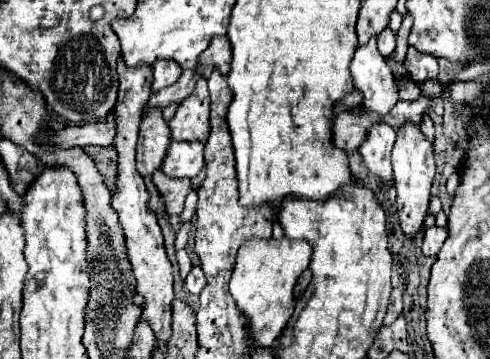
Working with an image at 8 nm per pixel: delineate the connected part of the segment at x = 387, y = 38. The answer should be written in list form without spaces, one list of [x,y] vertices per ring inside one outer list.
[[[386,27],[378,35],[378,51],[386,57],[386,55],[390,55],[394,51],[394,47],[396,47],[396,35],[394,35],[394,31],[390,27]]]

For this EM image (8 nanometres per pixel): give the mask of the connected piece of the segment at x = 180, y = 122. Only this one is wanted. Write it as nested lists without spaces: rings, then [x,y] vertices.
[[[206,79],[198,83],[192,95],[188,95],[174,119],[168,123],[174,141],[206,141],[210,135],[210,99],[206,91]]]

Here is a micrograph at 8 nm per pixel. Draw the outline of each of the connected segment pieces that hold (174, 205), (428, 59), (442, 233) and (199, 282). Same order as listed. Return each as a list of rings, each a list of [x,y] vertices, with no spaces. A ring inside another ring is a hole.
[[[160,169],[154,171],[152,181],[166,203],[166,213],[180,215],[184,209],[184,199],[192,191],[192,181],[190,179],[172,179],[172,177],[164,175]]]
[[[408,47],[408,55],[404,61],[404,67],[408,71],[408,75],[420,83],[424,79],[432,79],[438,77],[438,61],[432,55],[424,55],[414,47]]]
[[[428,227],[424,231],[424,243],[422,243],[422,253],[424,255],[430,255],[430,257],[436,257],[438,251],[442,249],[444,241],[446,241],[446,235],[448,235],[448,229],[446,227]]]
[[[200,265],[192,267],[192,271],[190,271],[188,277],[186,277],[186,289],[188,289],[190,293],[200,293],[200,291],[204,289],[204,285],[206,285],[206,279],[204,279],[202,267],[200,267]]]

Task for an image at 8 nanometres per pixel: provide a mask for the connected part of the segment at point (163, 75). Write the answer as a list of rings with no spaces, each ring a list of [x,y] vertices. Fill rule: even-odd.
[[[158,61],[152,67],[152,71],[154,71],[154,81],[152,81],[152,91],[154,93],[164,89],[164,87],[170,87],[180,75],[180,67],[172,61]]]

